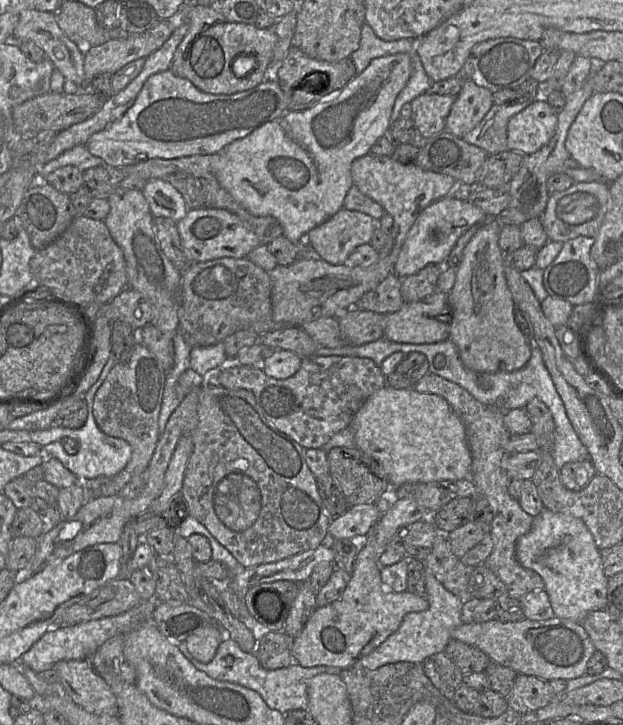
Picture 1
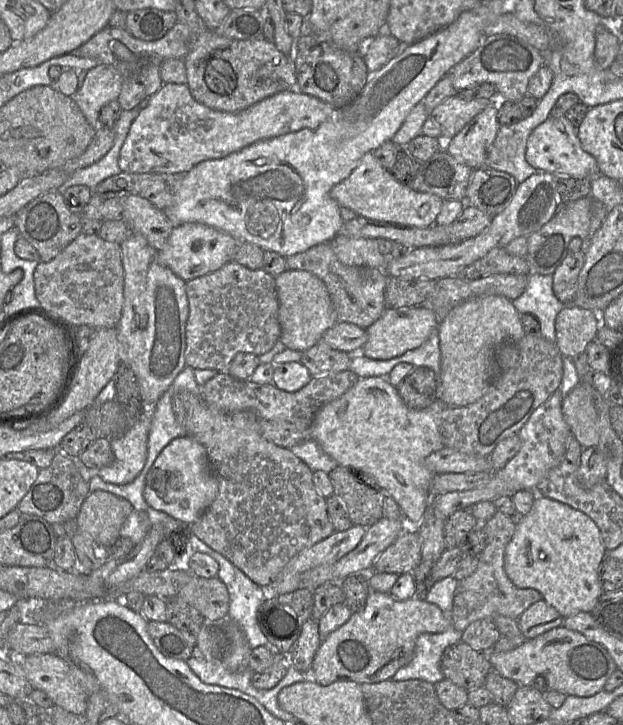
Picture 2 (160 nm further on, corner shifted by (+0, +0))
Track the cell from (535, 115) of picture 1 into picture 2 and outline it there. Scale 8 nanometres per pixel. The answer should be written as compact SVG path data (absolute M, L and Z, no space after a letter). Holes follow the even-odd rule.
M550 115L532 131L527 140L525 158L537 171L561 178L589 179L600 174L596 159L582 148L576 128L565 116Z

